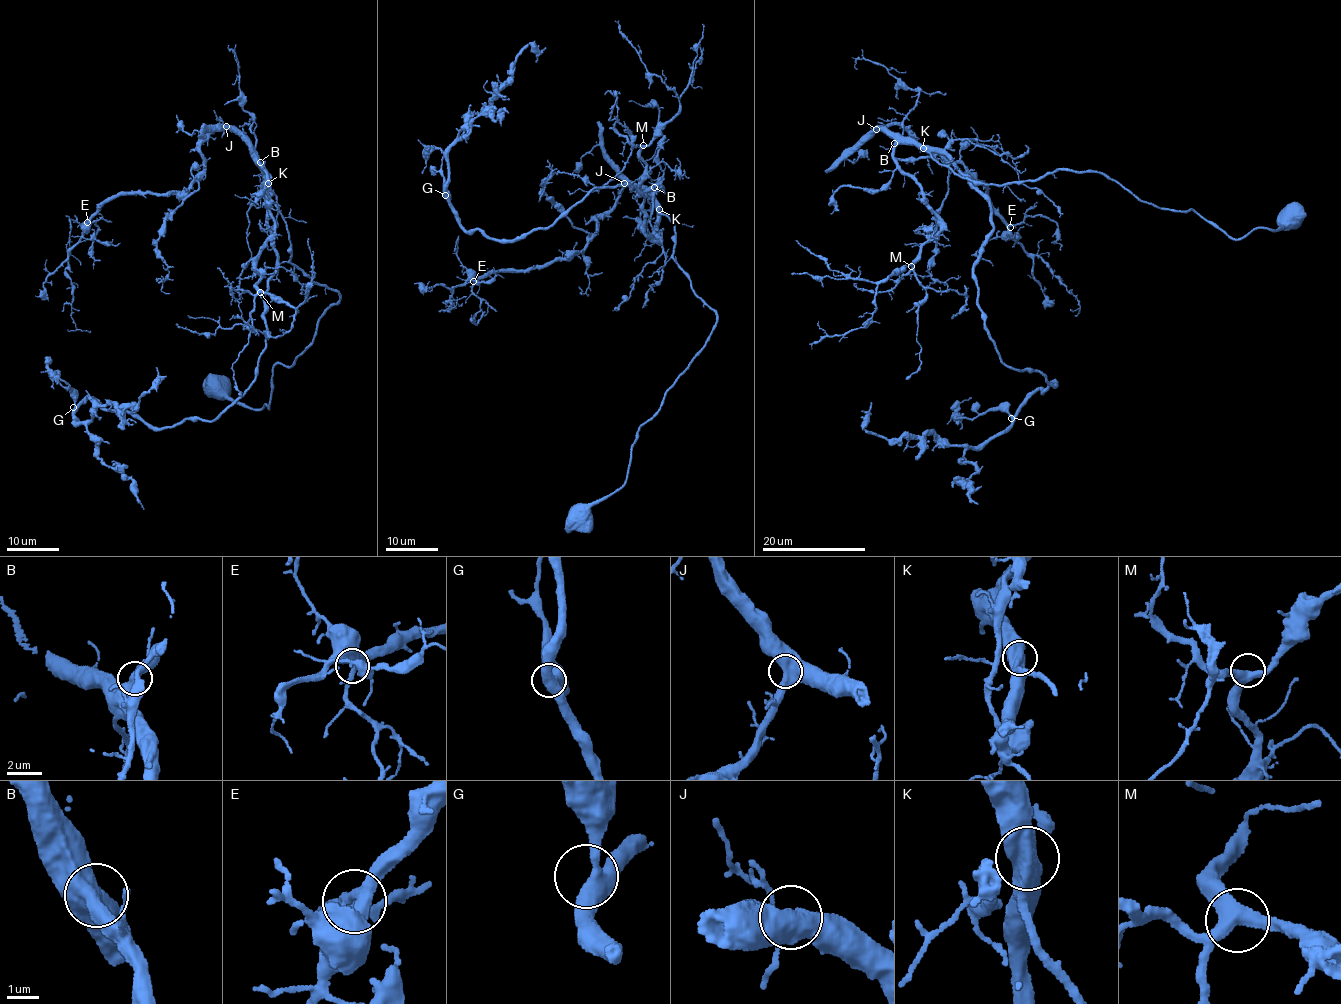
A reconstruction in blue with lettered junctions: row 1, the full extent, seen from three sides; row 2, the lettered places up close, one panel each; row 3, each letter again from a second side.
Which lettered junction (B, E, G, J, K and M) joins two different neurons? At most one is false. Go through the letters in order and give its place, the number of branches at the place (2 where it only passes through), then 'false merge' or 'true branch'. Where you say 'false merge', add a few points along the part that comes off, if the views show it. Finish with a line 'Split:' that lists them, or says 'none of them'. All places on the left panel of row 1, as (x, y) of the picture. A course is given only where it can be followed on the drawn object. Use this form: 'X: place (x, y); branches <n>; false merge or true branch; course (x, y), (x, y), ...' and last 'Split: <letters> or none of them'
B: place (260, 162); branches 2; true branch
E: place (87, 222); branches 3; true branch
G: place (73, 407); branches 3; true branch
J: place (226, 126); branches 2; true branch
K: place (268, 183); branches 2; true branch
M: place (260, 292); branches 3; true branch
Split: none of them

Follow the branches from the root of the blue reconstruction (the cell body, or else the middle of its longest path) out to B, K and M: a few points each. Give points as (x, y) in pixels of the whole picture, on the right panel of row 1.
B: (1293, 219), (1230, 239), (1194, 209), (1143, 202), (1101, 173), (1059, 169), (974, 184), (919, 147), (894, 143)
K: (1293, 219), (1230, 239), (1194, 209), (1143, 202), (1101, 173), (1059, 169), (974, 184), (923, 149)
M: (1293, 219), (1230, 239), (1101, 173), (974, 184), (899, 143), (896, 165), (940, 224), (911, 266)

